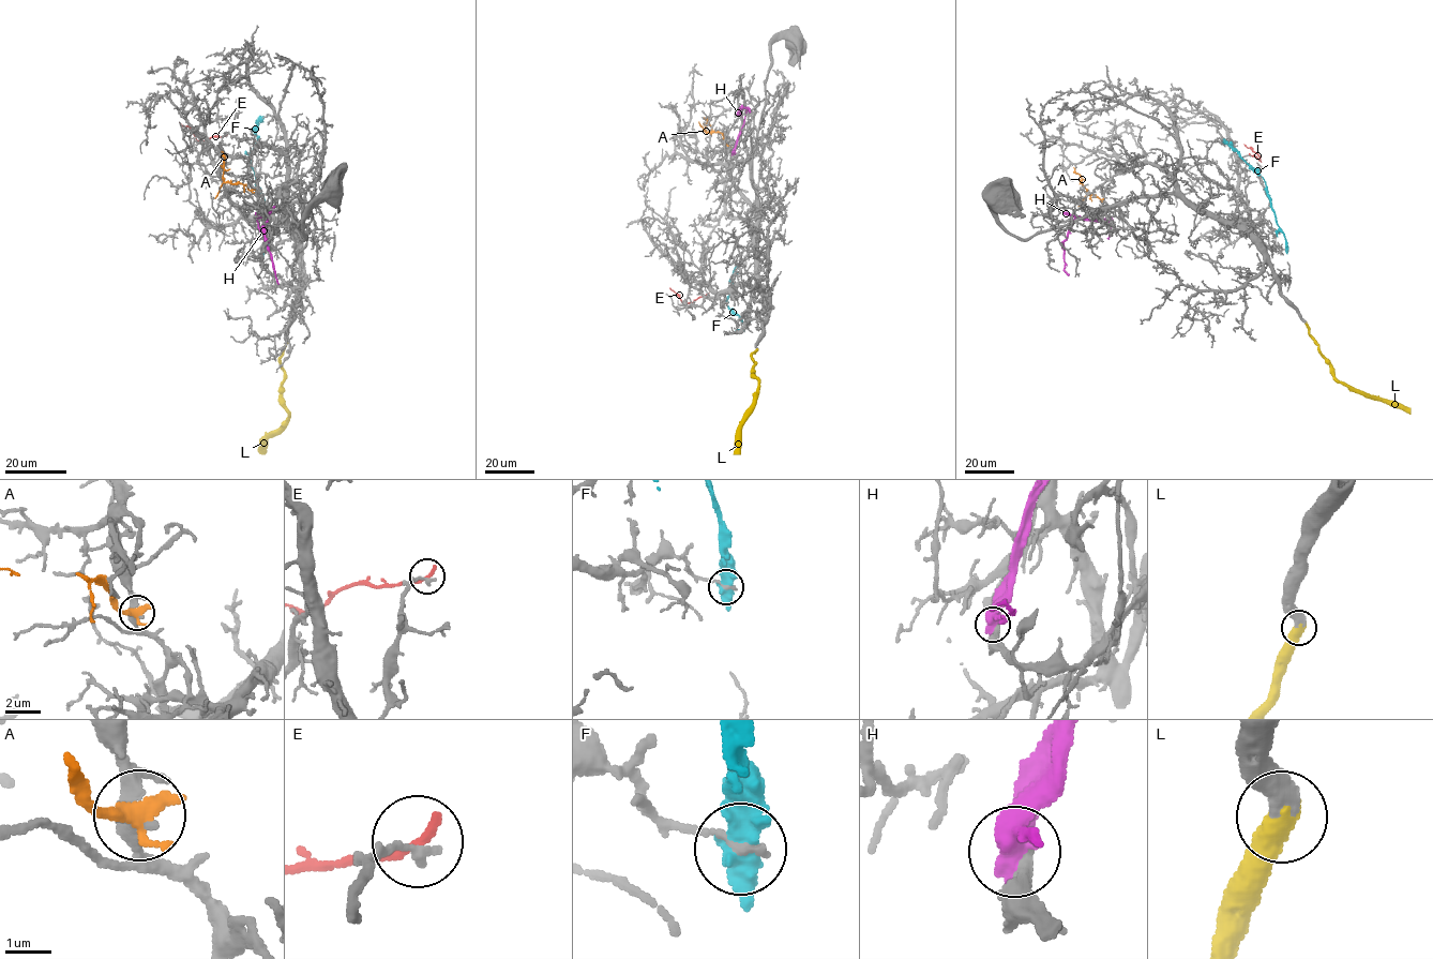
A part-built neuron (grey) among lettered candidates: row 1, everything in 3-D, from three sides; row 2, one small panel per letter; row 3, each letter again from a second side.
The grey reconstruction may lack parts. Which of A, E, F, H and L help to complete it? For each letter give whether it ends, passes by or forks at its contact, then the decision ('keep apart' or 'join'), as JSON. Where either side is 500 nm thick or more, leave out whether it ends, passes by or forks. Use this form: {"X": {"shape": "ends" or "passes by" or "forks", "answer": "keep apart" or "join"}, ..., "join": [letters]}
{"A": {"shape": "ends", "answer": "keep apart"}, "E": {"shape": "ends", "answer": "keep apart"}, "F": {"answer": "keep apart"}, "H": {"answer": "keep apart"}, "L": {"answer": "join"}, "join": ["L"]}

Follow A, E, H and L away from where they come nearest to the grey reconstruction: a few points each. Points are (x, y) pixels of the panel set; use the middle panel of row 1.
A: (728, 146), (720, 133), (706, 132), (704, 117)
E: (708, 294), (684, 303), (669, 287)
H: (733, 154), (742, 124), (740, 107), (748, 107), (750, 111)
L: (757, 349), (752, 355), (753, 375), (758, 380), (757, 395), (742, 425), (740, 447), (735, 454)

